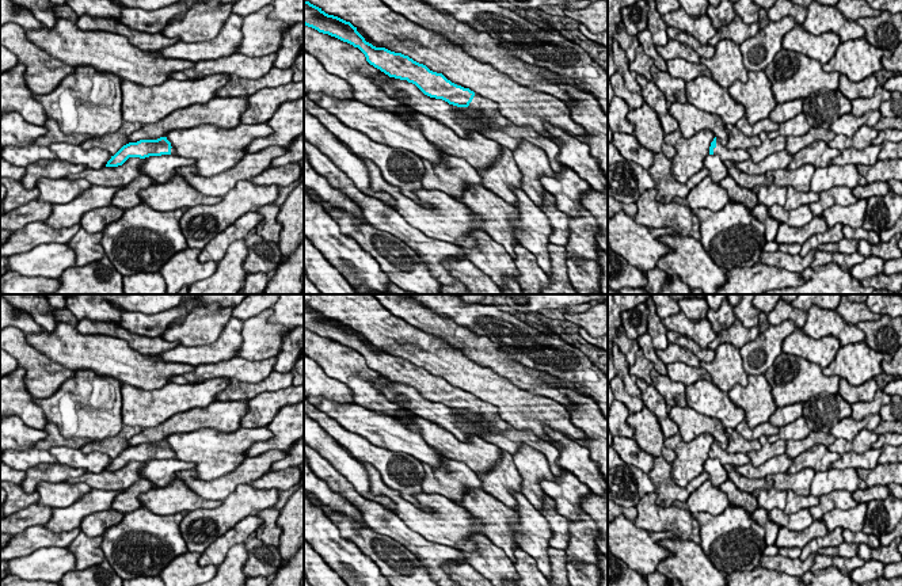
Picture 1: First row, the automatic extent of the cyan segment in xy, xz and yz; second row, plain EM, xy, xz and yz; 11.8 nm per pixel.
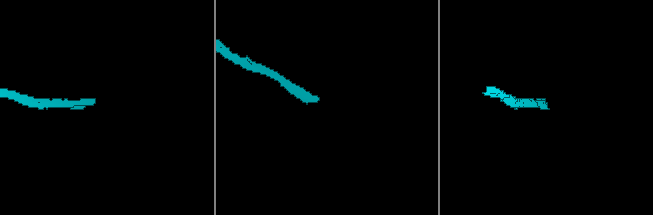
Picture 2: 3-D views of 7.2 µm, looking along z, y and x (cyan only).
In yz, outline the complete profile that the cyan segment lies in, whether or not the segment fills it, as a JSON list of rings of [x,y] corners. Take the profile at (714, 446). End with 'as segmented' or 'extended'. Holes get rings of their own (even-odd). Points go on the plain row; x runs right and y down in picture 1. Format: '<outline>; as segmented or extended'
[[[716,441],[711,446],[709,458],[719,458],[723,465],[731,464],[734,467],[750,463],[747,453],[727,453]]]; extended

